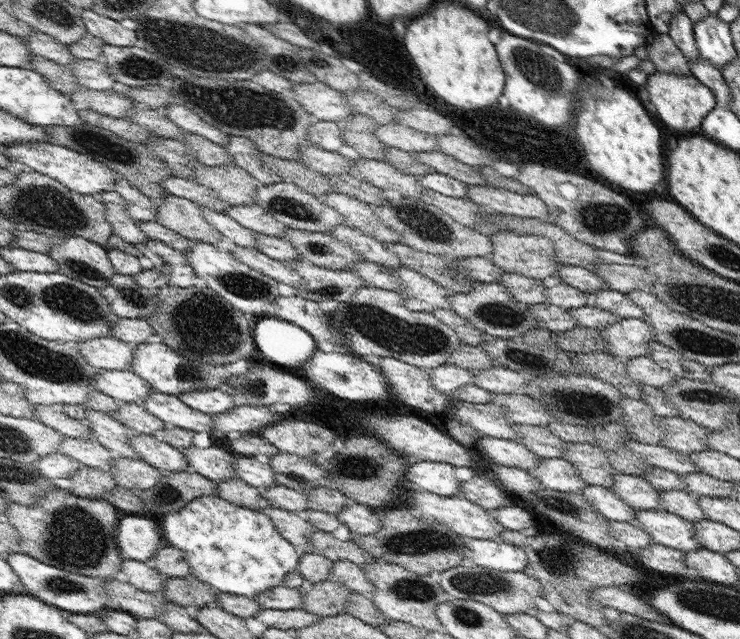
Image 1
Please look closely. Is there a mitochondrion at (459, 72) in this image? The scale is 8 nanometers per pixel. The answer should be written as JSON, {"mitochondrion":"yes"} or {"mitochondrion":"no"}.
{"mitochondrion":"no"}

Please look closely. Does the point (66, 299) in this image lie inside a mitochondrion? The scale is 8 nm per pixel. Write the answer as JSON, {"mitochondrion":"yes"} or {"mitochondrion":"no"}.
{"mitochondrion":"yes"}

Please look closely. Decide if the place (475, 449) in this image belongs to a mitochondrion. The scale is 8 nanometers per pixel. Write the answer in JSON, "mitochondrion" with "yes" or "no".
{"mitochondrion":"no"}

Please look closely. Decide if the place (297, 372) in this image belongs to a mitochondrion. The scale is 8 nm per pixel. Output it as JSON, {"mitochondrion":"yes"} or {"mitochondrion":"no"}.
{"mitochondrion":"no"}

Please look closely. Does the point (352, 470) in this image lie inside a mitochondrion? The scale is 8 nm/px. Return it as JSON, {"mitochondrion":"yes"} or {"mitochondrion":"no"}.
{"mitochondrion":"yes"}

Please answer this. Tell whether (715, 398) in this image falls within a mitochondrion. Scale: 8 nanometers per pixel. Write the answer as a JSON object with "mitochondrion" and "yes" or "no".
{"mitochondrion":"yes"}

